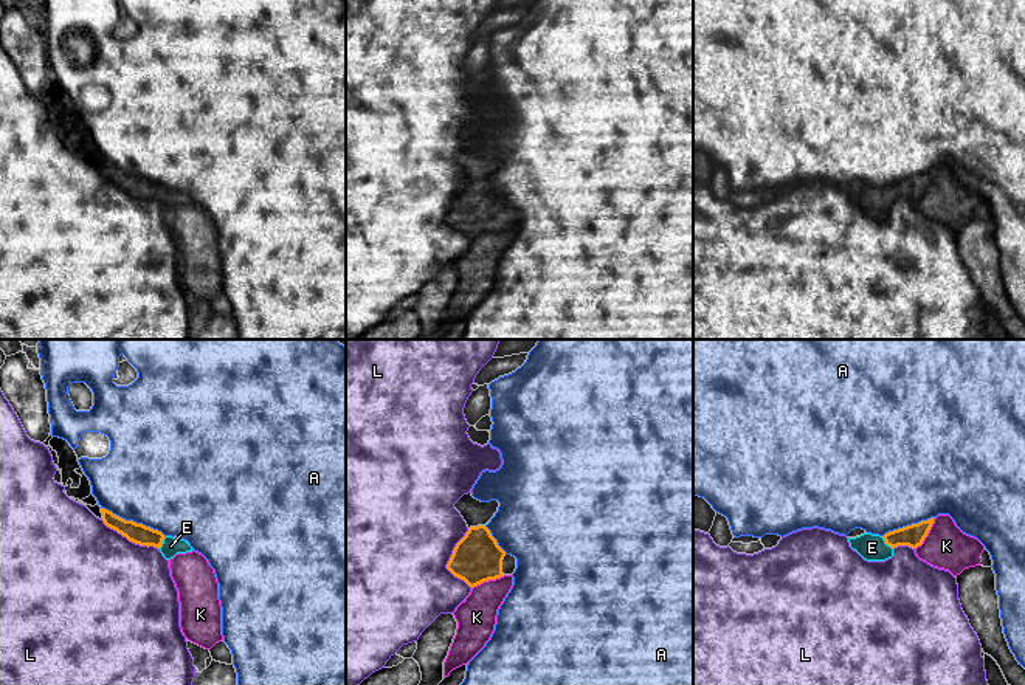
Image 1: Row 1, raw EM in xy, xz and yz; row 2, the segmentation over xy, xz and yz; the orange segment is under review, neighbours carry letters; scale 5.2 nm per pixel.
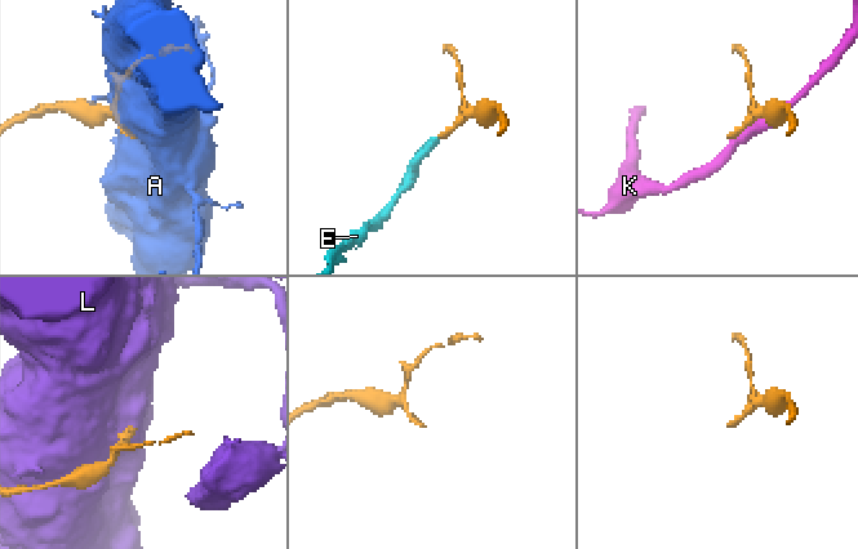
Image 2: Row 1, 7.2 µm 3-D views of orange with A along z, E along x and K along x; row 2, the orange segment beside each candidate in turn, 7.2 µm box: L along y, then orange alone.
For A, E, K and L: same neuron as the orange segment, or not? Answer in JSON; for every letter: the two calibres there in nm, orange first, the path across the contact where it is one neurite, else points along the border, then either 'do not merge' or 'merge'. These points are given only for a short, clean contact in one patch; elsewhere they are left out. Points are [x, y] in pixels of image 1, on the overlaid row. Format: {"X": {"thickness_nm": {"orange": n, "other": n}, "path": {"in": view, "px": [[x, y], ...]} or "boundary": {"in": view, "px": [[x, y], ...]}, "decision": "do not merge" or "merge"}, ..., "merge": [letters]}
{"A": {"thickness_nm": {"orange": 110, "other": 500}, "decision": "do not merge"}, "E": {"thickness_nm": {"orange": 120, "other": 140}, "path": {"in": "yz", "px": [[914, 535], [897, 536], [886, 543], [872, 547]]}, "decision": "merge"}, "K": {"thickness_nm": {"orange": 260, "other": 200}, "decision": "do not merge"}, "L": {"thickness_nm": {"orange": 260, "other": 480}, "decision": "do not merge"}, "merge": ["E"]}

